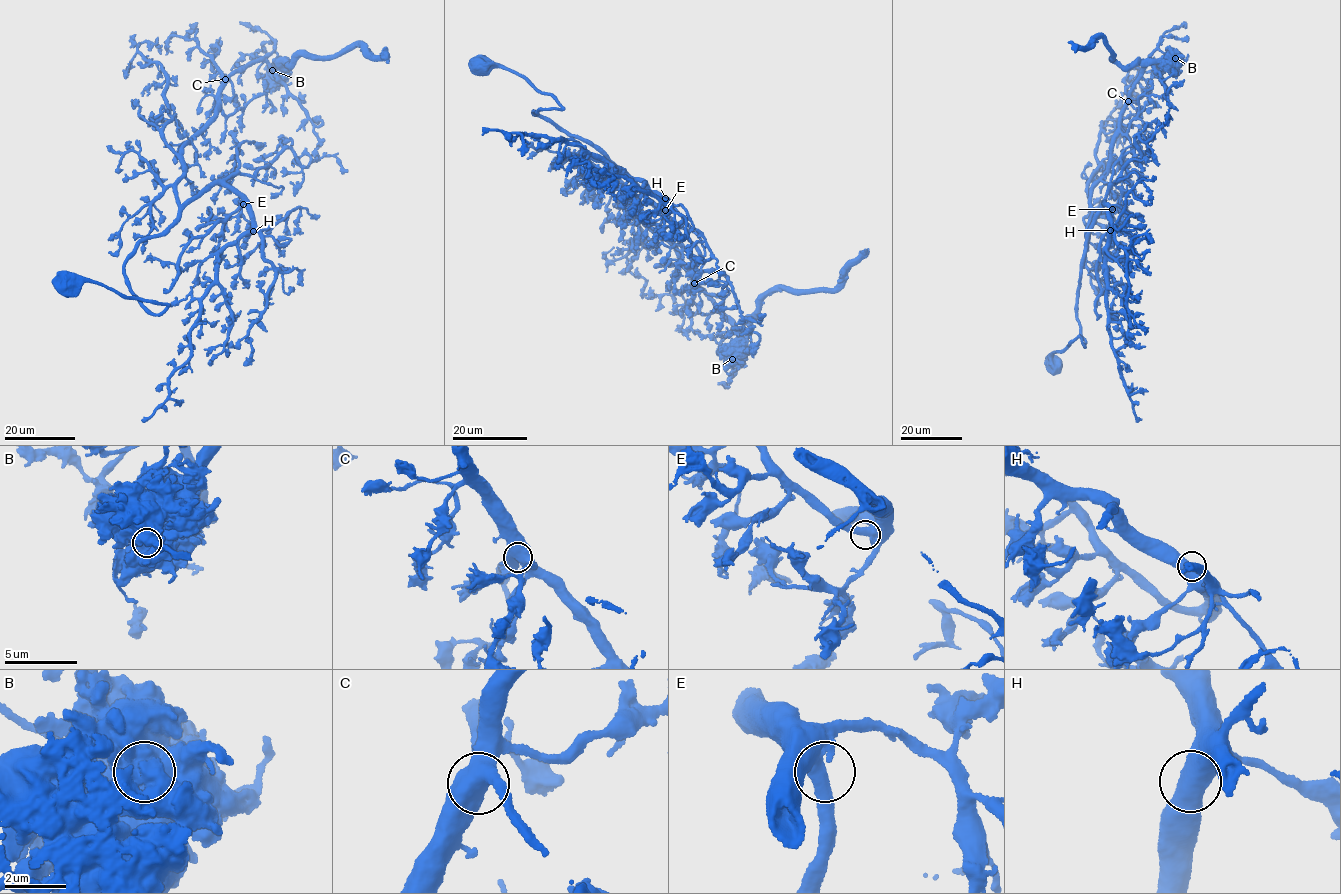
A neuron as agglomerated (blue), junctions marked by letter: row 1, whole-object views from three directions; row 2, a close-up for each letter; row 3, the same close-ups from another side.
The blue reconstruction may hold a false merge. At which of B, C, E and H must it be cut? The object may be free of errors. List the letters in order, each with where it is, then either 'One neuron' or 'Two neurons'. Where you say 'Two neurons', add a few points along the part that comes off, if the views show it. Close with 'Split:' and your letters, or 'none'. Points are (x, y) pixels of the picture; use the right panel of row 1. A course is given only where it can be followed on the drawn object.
B: Place: (1175, 58). Two neurons. Course of the part to remove: (1175, 57), (1134, 62), (1126, 66), (1119, 65), (1111, 56), (1101, 36), (1081, 47), (1068, 41)
C: Place: (1128, 101). One neuron
E: Place: (1112, 209). One neuron
H: Place: (1110, 230). One neuron
Split: B

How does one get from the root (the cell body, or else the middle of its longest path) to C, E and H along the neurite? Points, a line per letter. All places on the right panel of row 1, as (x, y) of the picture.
C: (1053, 364), (1051, 352), (1062, 351), (1079, 336), (1085, 347), (1076, 295), (1091, 193), (1106, 169), (1128, 101)
E: (1053, 364), (1051, 352), (1062, 351), (1079, 336), (1085, 347), (1076, 307), (1085, 243), (1102, 202), (1112, 209)
H: (1053, 364), (1051, 352), (1079, 336), (1085, 347), (1076, 295), (1085, 243), (1102, 202), (1110, 230)

